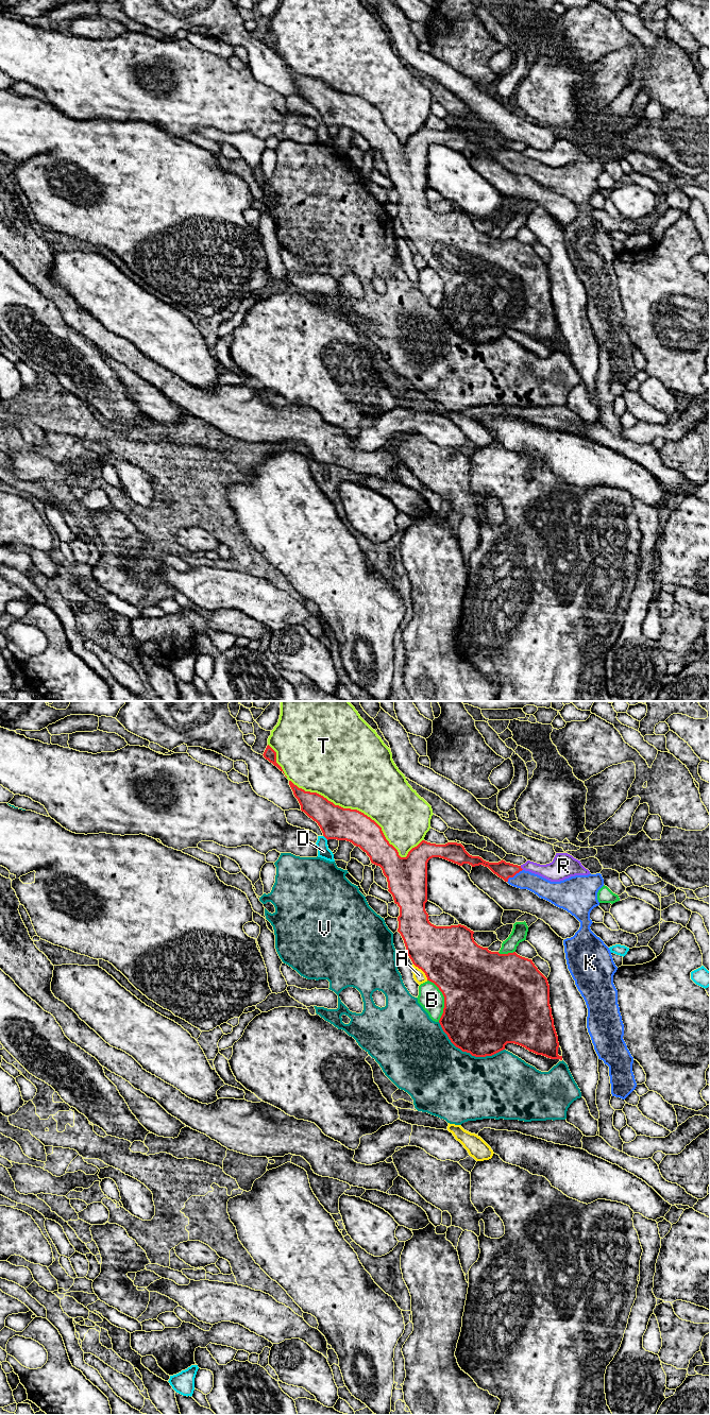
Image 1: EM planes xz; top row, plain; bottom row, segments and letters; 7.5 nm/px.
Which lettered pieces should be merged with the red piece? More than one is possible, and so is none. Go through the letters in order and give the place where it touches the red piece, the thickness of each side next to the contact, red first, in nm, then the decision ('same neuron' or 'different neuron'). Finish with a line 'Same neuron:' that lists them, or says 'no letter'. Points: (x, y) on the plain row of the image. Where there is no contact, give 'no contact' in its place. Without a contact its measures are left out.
A: xz (422, 256) | 440/90 nm | different neuron
B: xz (444, 286) | 500/180 nm | different neuron
D: xz (325, 123) | 260/90 nm | different neuron
K: xz (513, 162) | 130/150 nm | same neuron
R: xz (521, 154) | 130/150 nm | different neuron
T: xz (360, 98) | 260/480 nm | different neuron
V: xz (468, 338) | 500/480 nm | different neuron
Same neuron: K

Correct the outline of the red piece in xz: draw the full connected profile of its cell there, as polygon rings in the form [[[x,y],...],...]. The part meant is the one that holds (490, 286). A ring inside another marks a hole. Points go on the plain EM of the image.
[[[291,67],[289,71],[301,97],[318,109],[327,126],[352,129],[367,139],[372,150],[382,154],[387,164],[388,177],[400,193],[398,218],[404,226],[407,241],[425,259],[427,267],[442,278],[444,294],[439,309],[451,328],[462,338],[486,343],[505,336],[507,329],[514,329],[537,341],[562,346],[562,342],[558,341],[558,322],[550,291],[550,271],[532,246],[515,238],[500,240],[478,232],[473,224],[474,218],[464,211],[436,212],[429,208],[425,197],[428,147],[440,143],[459,152],[483,151],[509,171],[527,175],[574,202],[580,208],[580,214],[573,223],[563,226],[563,232],[568,255],[588,294],[588,319],[598,345],[609,353],[612,382],[625,386],[636,375],[633,343],[623,325],[624,310],[618,290],[618,276],[613,270],[618,253],[609,234],[590,215],[593,209],[590,199],[599,191],[597,178],[604,172],[601,159],[551,168],[503,146],[489,149],[479,142],[472,142],[457,129],[436,131],[422,126],[406,143],[401,143],[386,125],[382,114],[364,99],[335,91],[317,79],[299,74]]]

